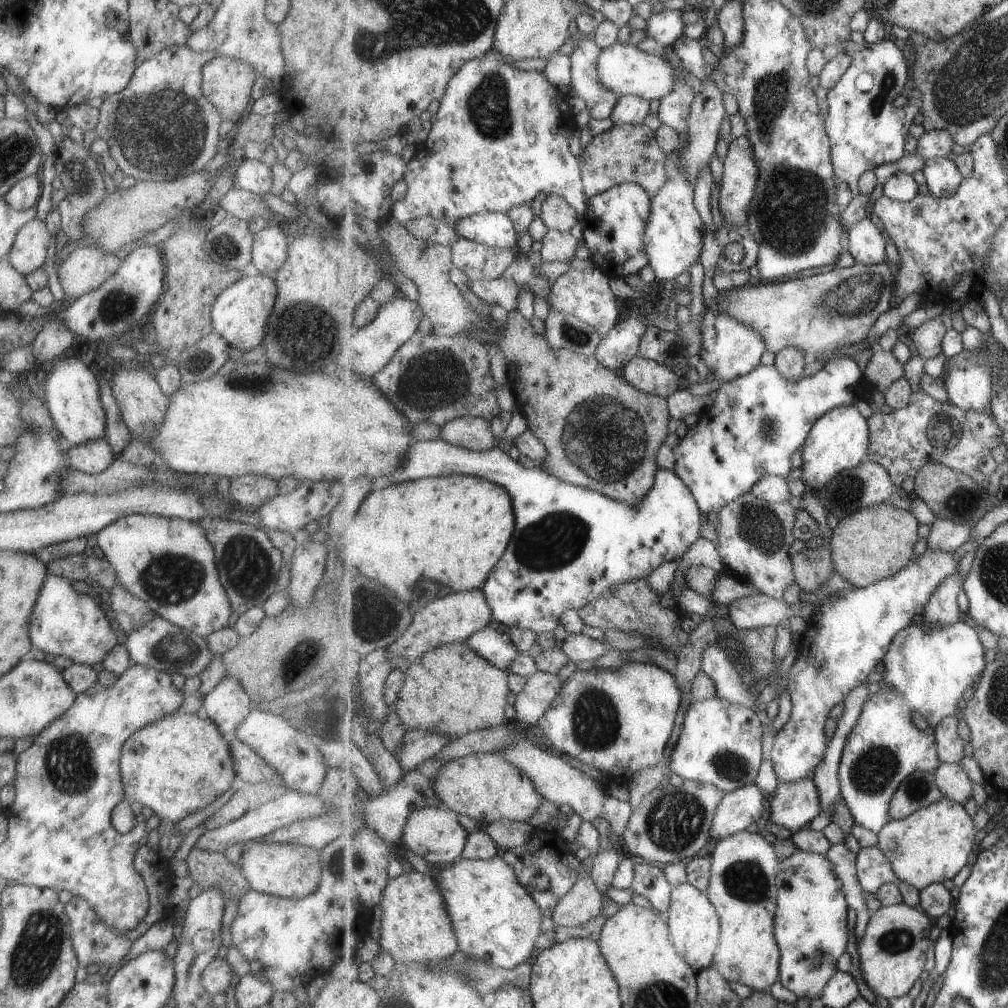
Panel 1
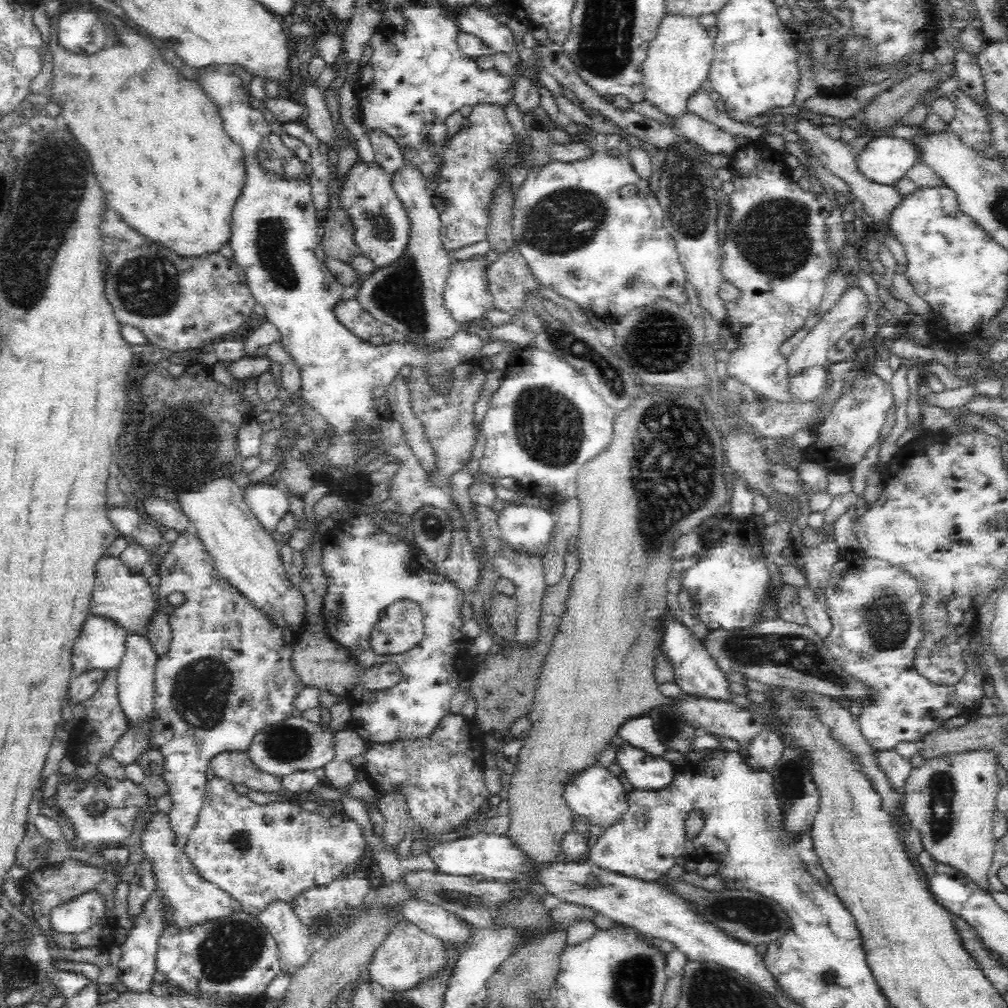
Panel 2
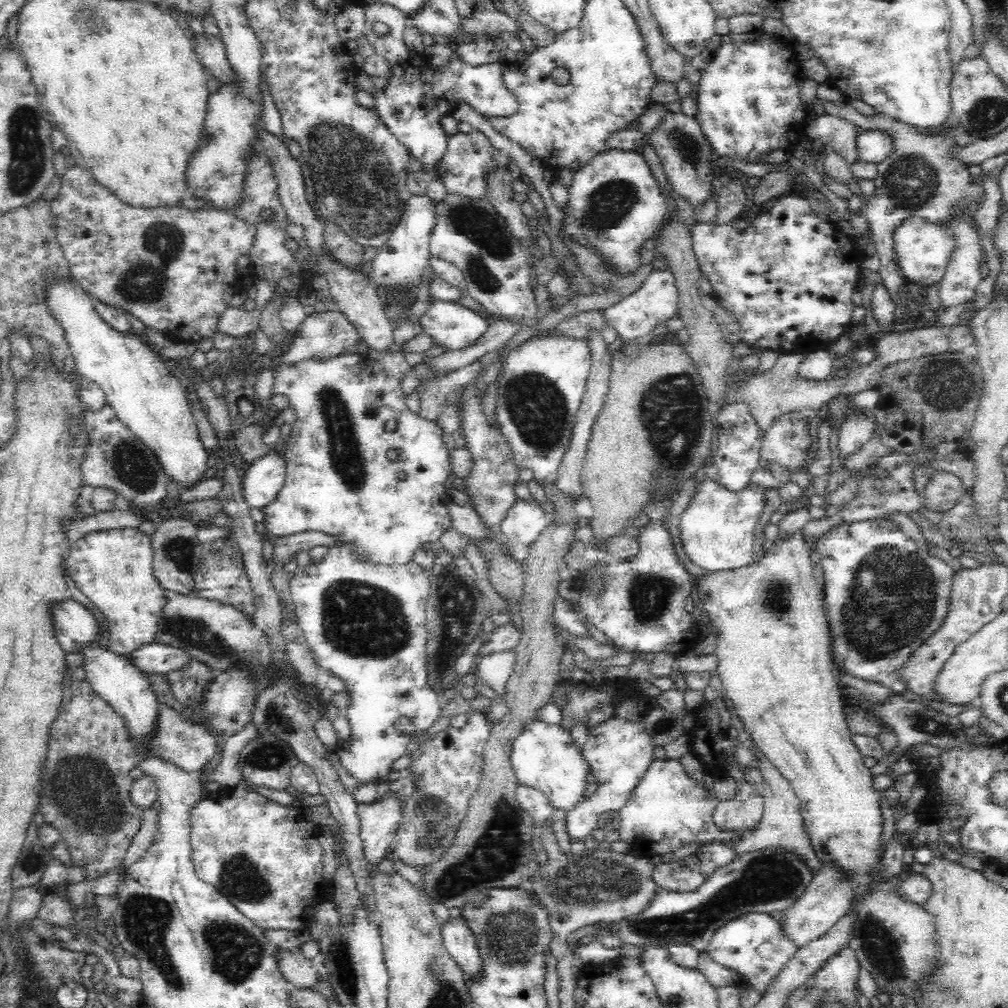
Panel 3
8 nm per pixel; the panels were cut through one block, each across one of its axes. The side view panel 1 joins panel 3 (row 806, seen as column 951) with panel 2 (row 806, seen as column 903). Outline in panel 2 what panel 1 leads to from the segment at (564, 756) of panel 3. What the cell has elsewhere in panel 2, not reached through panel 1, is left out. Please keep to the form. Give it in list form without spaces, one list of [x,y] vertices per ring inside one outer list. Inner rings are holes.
[[[594,765],[580,772],[566,788],[564,797],[568,807],[578,816],[586,818],[590,825],[609,828],[622,820],[622,814],[628,810],[628,795],[624,794],[623,784],[614,776],[608,767]]]

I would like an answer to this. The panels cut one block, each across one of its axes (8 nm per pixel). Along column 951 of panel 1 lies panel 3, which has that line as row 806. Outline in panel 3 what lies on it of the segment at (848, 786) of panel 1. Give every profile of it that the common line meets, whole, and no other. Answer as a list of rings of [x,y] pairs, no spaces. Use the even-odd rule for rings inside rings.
[[[654,759],[646,774],[638,782],[630,800],[620,810],[620,841],[628,842],[632,847],[631,854],[642,859],[668,856],[690,844],[703,844],[703,847],[726,844],[740,833],[725,830],[715,823],[713,811],[718,804],[715,794],[708,794],[704,784],[700,786],[698,782],[694,782],[678,760]]]

